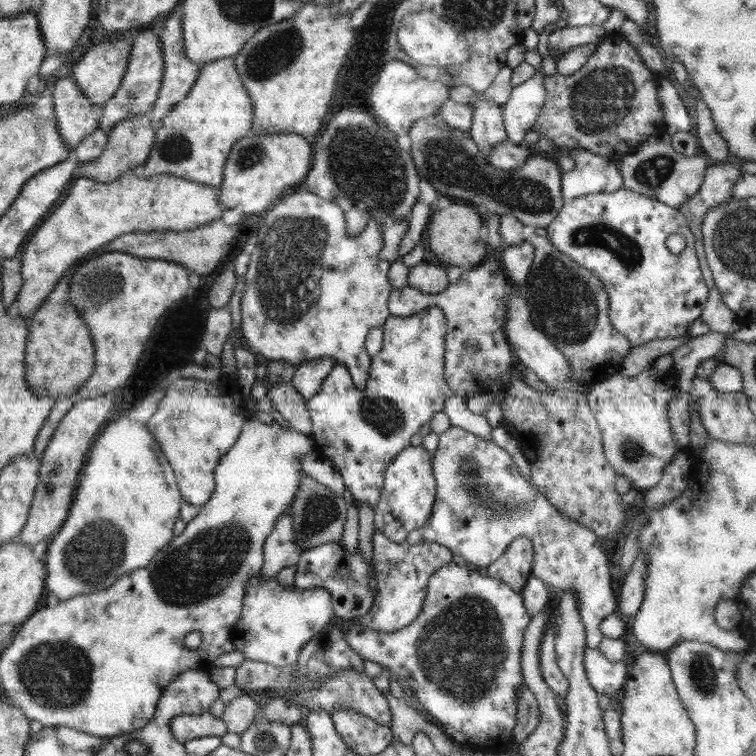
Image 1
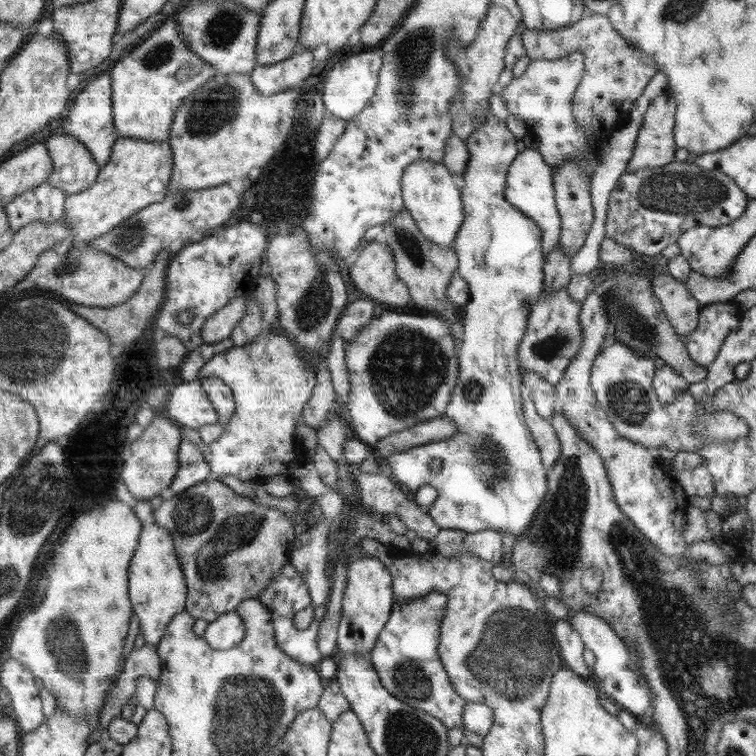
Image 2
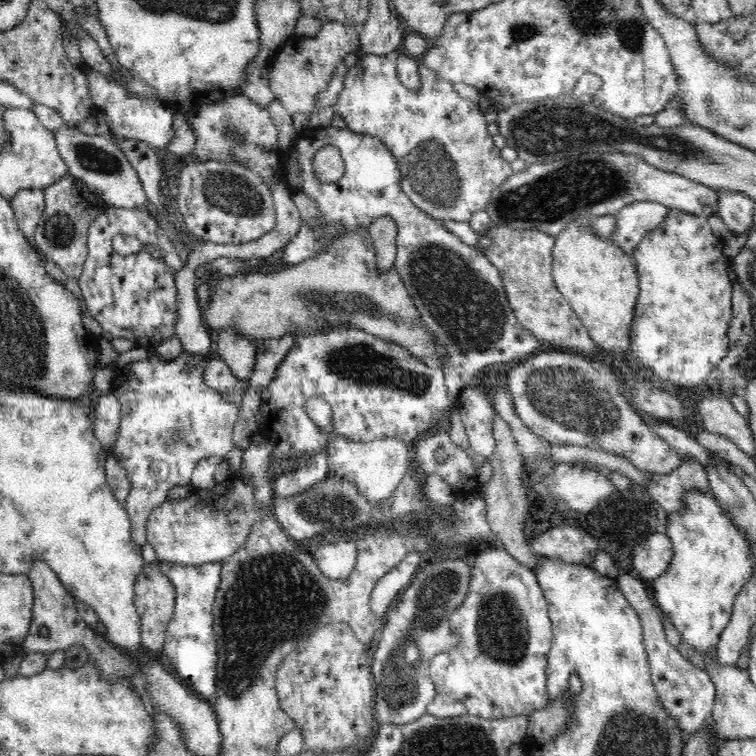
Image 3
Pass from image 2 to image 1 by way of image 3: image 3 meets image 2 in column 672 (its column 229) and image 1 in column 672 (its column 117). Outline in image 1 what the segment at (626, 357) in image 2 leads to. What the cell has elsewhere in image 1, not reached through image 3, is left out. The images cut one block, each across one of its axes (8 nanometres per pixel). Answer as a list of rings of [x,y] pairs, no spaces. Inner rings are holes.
[[[654,364],[638,376],[622,376],[616,372],[590,385],[587,402],[600,429],[606,460],[617,475],[628,478],[636,488],[655,487],[662,479],[664,467],[680,453],[668,420],[670,399],[678,395],[678,385],[675,371],[658,372]]]

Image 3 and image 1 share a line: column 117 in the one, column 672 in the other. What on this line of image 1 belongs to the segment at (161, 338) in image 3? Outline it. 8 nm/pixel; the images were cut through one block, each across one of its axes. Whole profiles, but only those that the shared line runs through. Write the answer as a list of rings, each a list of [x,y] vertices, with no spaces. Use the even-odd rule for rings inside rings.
[[[621,187],[612,193],[564,200],[557,220],[550,224],[547,231],[548,240],[558,251],[602,279],[610,302],[610,325],[630,339],[632,347],[655,338],[686,335],[694,320],[700,318],[709,291],[699,264],[697,240],[678,208]],[[672,234],[679,234],[686,239],[686,247],[680,254],[674,255],[666,245],[666,240]]]

